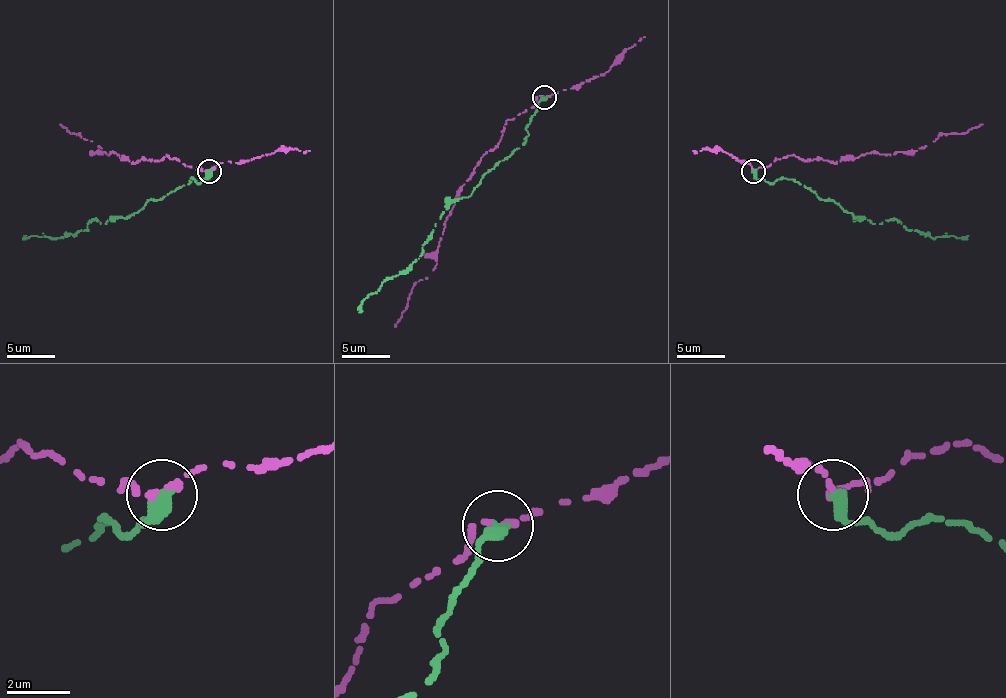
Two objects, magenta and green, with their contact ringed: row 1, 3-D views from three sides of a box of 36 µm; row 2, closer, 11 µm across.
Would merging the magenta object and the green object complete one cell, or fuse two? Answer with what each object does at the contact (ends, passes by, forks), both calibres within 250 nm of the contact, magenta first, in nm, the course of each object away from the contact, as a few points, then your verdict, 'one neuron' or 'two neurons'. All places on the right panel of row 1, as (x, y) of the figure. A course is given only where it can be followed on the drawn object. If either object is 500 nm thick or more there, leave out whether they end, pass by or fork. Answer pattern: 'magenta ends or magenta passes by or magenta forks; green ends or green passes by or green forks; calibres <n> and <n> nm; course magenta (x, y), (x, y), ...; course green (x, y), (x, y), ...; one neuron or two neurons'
calibres 190 and 500 nm; course magenta (752, 170), (764, 170), (783, 156), (836, 163), (924, 149), (941, 134), (963, 134), (982, 125); course green (752, 170), (766, 182), (785, 177), (797, 182), (855, 218), (898, 220), (934, 237), (967, 235); two neurons

